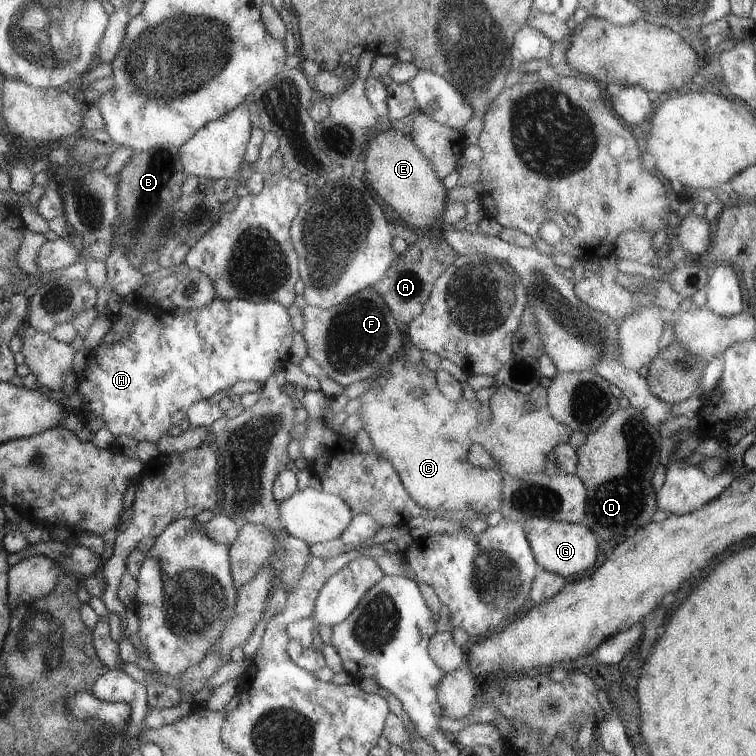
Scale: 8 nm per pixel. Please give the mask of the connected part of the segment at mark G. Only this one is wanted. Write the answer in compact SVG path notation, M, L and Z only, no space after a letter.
M543 517L523 520L522 529L531 549L533 560L540 569L553 572L563 578L575 578L589 572L597 558L597 543L591 530L580 523L566 523Z

